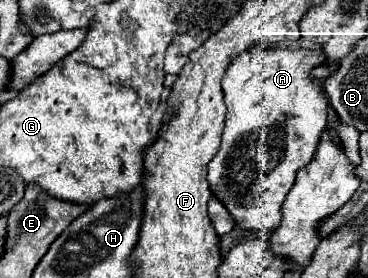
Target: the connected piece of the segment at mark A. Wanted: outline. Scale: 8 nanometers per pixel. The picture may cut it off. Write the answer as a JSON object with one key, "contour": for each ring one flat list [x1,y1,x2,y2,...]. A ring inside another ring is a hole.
{"contour":[[265,40,253,44,225,70,221,80,225,92,227,120,223,128,221,148,215,158,209,162,209,186,211,192,225,204,225,208,235,216,235,222,243,230,267,230,273,232,281,222,281,206,285,202,287,192,295,184,295,174,299,168,307,166,313,160,317,142,321,132,327,126,327,94,323,86,313,78,313,68,321,66,325,60,325,52,321,44,299,40,281,40,275,44,267,44]]}

